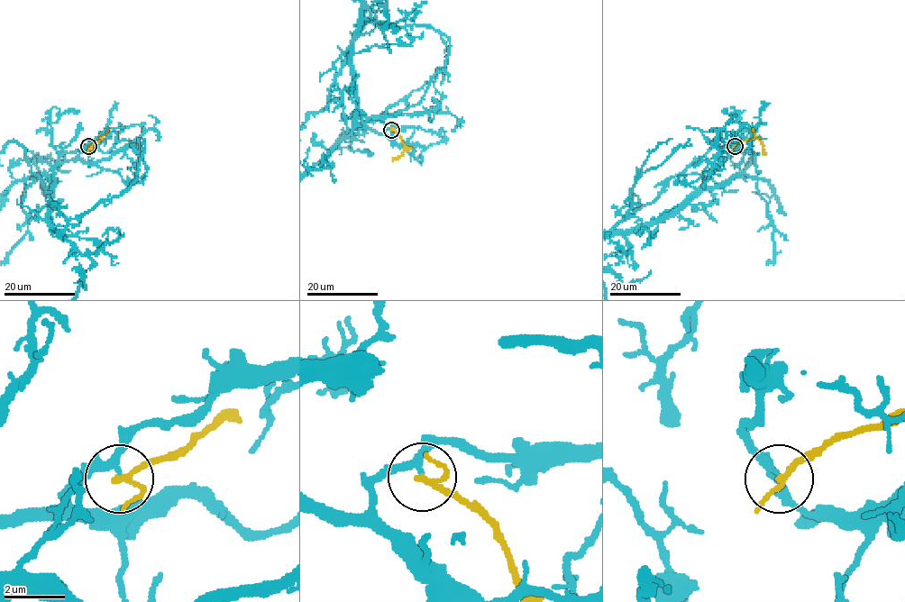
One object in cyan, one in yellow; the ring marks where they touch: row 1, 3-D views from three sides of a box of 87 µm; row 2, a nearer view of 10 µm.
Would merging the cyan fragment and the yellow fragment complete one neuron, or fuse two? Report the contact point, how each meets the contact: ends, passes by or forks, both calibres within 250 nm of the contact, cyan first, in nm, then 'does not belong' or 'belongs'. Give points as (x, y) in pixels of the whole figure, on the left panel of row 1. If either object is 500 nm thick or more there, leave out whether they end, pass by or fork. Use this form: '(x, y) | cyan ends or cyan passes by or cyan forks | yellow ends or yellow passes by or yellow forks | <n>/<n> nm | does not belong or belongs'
(88, 146) | cyan passes by | yellow passes by | 200/160 nm | does not belong

